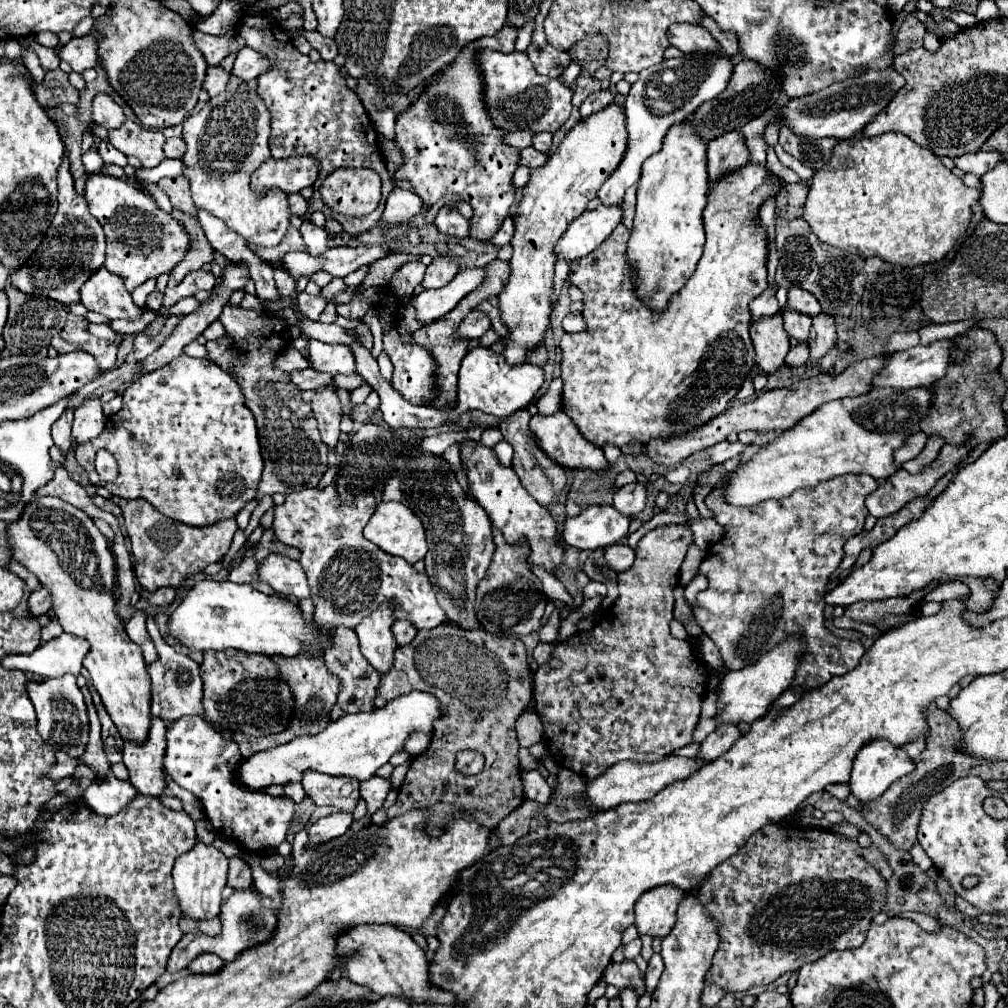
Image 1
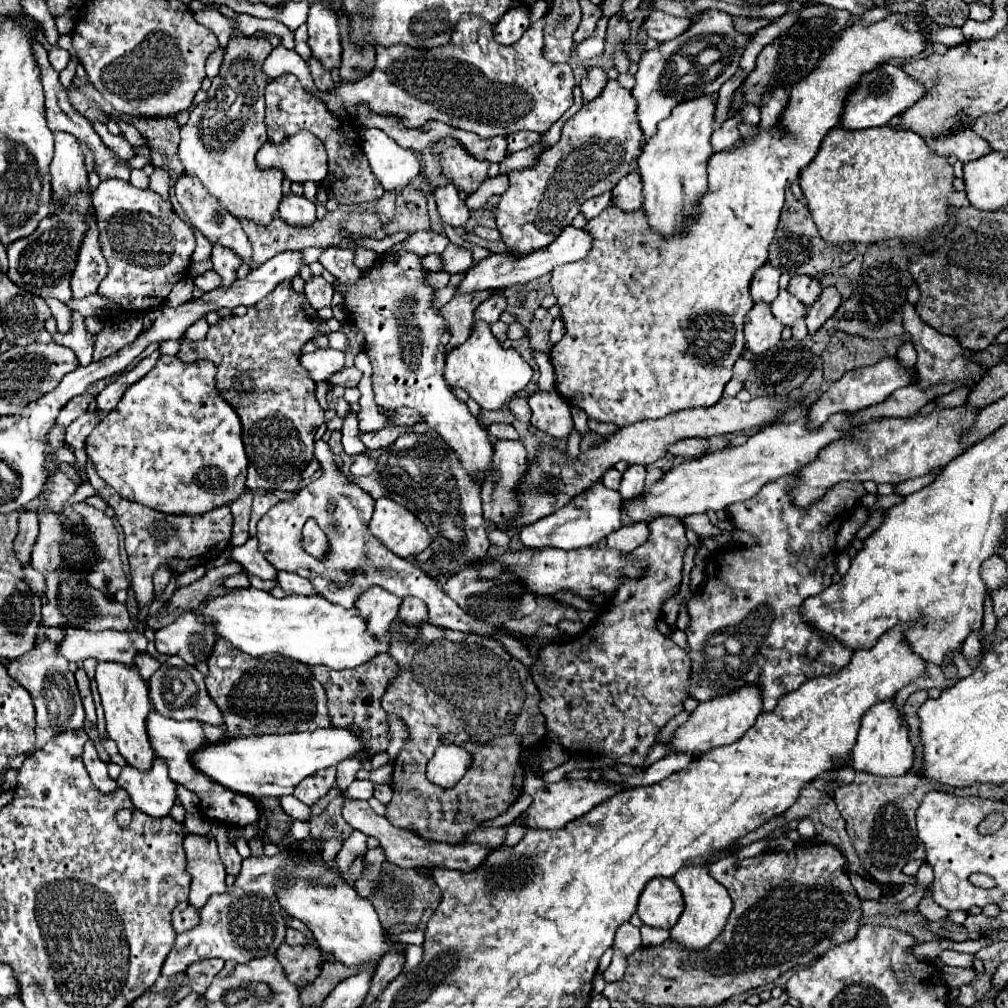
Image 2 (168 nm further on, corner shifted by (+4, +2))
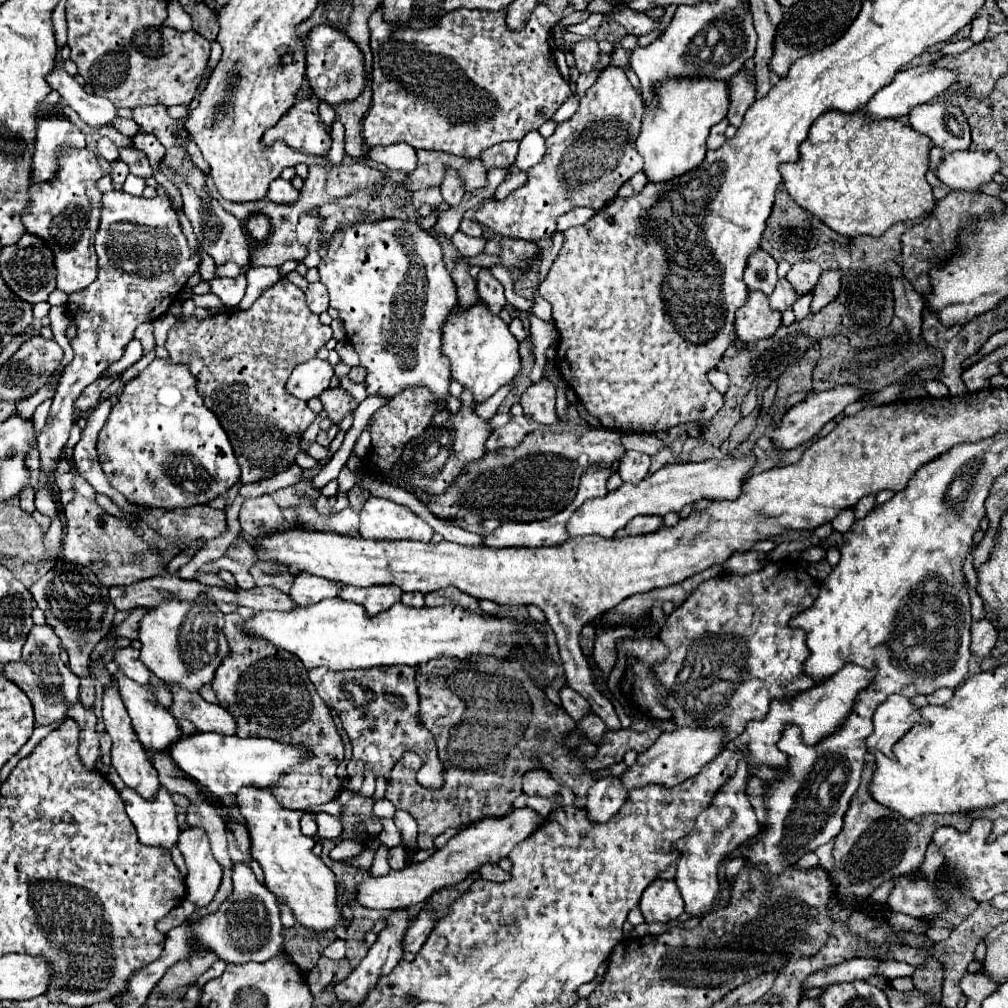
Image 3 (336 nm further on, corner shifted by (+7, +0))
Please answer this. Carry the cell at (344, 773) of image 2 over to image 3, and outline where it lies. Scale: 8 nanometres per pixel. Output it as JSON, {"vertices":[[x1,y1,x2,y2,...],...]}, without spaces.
{"vertices":[[375,666,371,670,341,670,341,672,335,672,329,668,315,668,309,672,309,680,315,684,315,688,317,688,319,696,325,700,325,704,331,706,333,710,337,710,341,726,351,740,353,760,347,764,349,774,371,770,377,778,381,776,389,782,391,780,389,772,393,770,393,766,399,762,403,752,411,750,425,760,425,766,421,768,419,778,421,778,421,782,431,780,431,784,423,784,423,786,427,790,437,790,437,786,443,784,443,764,437,756,437,746,435,746,433,734,419,722,419,694,417,694,413,666]]}

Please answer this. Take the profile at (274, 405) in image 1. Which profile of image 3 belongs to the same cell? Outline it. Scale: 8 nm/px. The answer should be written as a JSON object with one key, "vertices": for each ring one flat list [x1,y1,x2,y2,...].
{"vertices":[[281,278,275,286,265,290,247,310,223,312,205,320,197,320,195,316,191,316,183,322,177,322,169,330,165,342,169,356,173,362,187,364,191,368,191,374,197,378,197,390,203,398,203,404,213,410,231,440,241,466,243,484,271,478,273,474,283,472,289,464,295,462,301,444,299,434,315,420,315,414,307,408,305,402,299,402,297,398,291,398,291,394,287,394,285,382,293,368,315,358,317,350,323,348,329,338,331,326,323,326,319,322,319,316,305,304,305,294,287,278]]}

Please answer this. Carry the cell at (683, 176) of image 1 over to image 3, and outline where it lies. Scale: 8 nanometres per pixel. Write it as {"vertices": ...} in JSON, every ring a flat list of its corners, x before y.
{"vertices":[[667,78,655,86,657,106,651,108,645,104,643,120,641,120,641,134,635,142,637,152,645,158,643,172,653,182,665,182,693,170,705,158,705,140,713,124,721,122,727,116,729,98,727,98,727,82,725,80,711,80,711,78]]}

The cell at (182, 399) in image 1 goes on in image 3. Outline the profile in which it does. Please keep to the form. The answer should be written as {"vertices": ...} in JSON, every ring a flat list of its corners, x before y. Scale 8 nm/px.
{"vertices":[[155,358,137,378,133,378,131,382,125,384,123,392,117,396,117,402,113,404,111,408,111,414,103,426,103,430,99,432,99,440,97,440,97,452,99,452,99,460,101,460,101,466,103,466,103,472,109,480,109,484,119,490,129,502,135,502,135,504,147,504,151,508,165,508,165,510,173,510,173,508,189,508,189,506,199,506,199,504,207,504,209,500,225,494,237,480,239,480,239,464,237,464,237,458,233,454,233,448,229,444,229,438,227,434,223,432,219,420,215,418,215,414,211,410,207,410,203,406,203,398,199,398,199,392,197,392,197,386,195,386,197,378,187,370,185,364,175,364,171,358]]}

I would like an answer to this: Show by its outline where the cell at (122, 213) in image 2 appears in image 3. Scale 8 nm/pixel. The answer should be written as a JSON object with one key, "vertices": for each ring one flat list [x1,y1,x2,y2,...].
{"vertices":[[113,190,113,192,103,194,101,224,95,234,95,252,99,256,97,280,93,284,89,284,87,288,83,288,75,294,69,294,69,300,67,300,67,312,71,314,71,320,77,328,77,336,69,340,75,356,61,374,61,380,55,390,53,404,51,404,51,410,47,416,47,424,41,432,41,436,37,438,39,452,41,452,41,478,39,478,41,490,35,494,35,508,49,518,57,516,57,504,55,504,55,498,49,488,49,486,53,486,49,476,53,474,53,470,61,458,61,452,65,448,65,442,69,438,69,430,73,426,73,404,75,404,77,396,83,392,85,386,99,380,101,374,123,356,123,350,135,338,135,328,139,324,153,322,169,310,169,306,175,302,179,292,185,288,187,280,199,268,199,260,201,260,199,254,187,244,187,238,179,226,179,218,177,218,175,210,171,208,169,198,155,196,155,198,147,200,143,196,139,196,139,198,131,196,123,190,121,192]]}

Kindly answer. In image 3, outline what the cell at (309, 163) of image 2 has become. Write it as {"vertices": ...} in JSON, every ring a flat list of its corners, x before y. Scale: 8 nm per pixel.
{"vertices":[[305,98,297,104,293,104,291,110,287,110,287,114,283,114,281,120,263,134,265,146,271,146,277,140,281,140,287,146,291,146,299,152,305,152,305,154,323,154,325,156,329,152,329,146,331,146,331,134,325,130,323,122,319,118,319,102,313,98]]}

